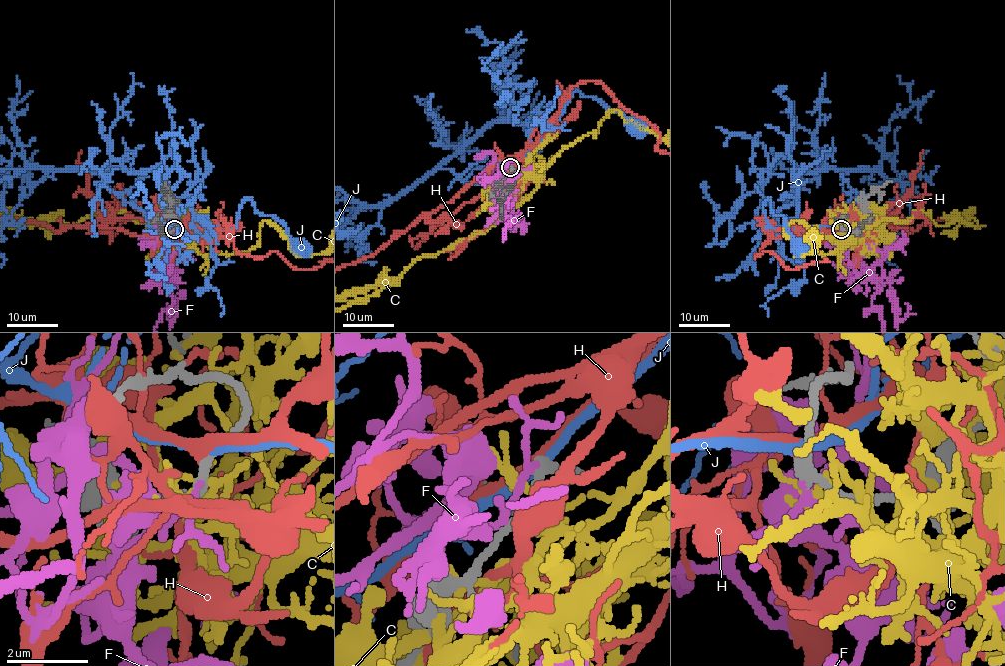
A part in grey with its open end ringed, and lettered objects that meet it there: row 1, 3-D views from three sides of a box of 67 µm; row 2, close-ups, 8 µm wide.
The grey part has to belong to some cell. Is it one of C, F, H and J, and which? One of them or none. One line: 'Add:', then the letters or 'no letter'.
Add: F

